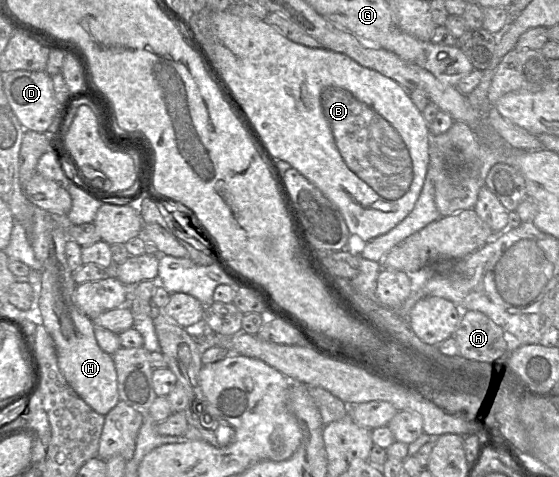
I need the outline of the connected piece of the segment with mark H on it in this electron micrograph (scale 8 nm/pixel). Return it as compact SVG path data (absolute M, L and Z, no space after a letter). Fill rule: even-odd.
M62 227L54 228L49 234L49 256L42 265L42 286L39 298L41 323L51 335L57 354L59 369L73 390L97 413L106 415L116 406L120 398L117 388L117 372L112 355L104 352L97 343L95 325L90 317L82 313L73 302L76 283L66 258L66 244L70 239Z

